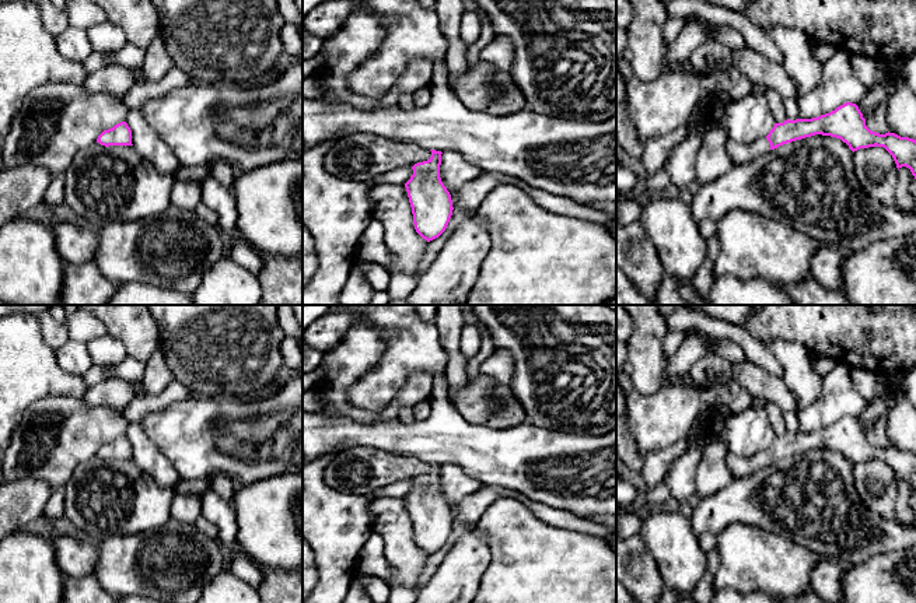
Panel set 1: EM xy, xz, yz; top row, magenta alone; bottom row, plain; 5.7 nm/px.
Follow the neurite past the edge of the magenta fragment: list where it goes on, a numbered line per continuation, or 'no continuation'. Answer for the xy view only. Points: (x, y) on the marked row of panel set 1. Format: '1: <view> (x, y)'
no continuation

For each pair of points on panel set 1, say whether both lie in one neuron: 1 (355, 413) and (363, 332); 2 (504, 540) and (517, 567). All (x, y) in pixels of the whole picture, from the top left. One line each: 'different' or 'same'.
1: same
2: same

